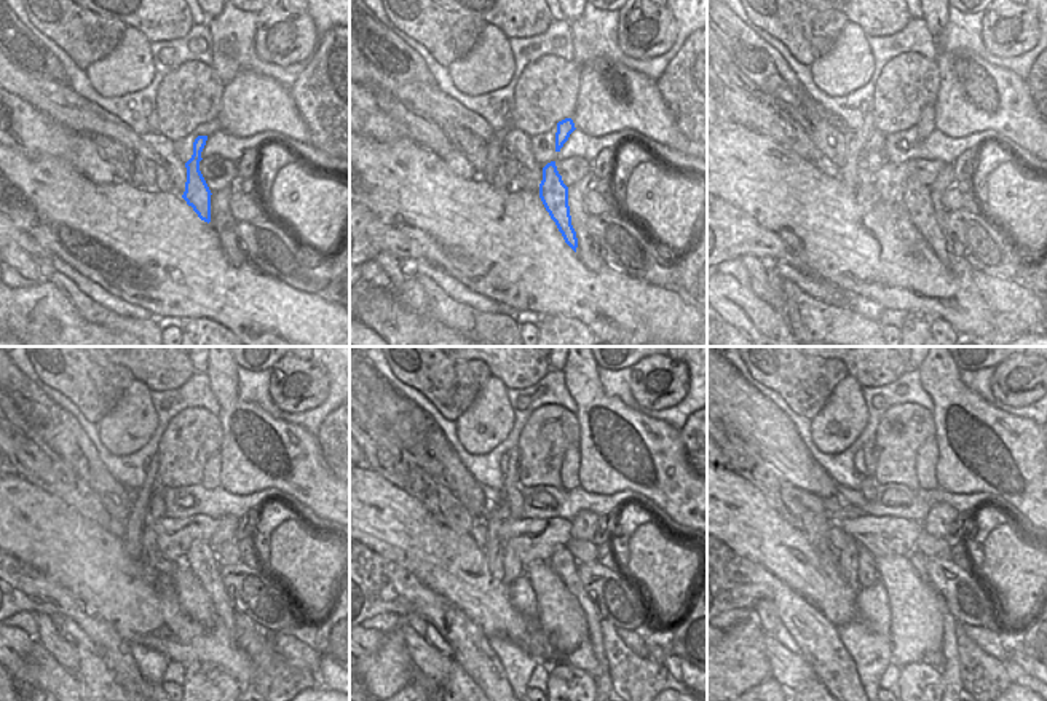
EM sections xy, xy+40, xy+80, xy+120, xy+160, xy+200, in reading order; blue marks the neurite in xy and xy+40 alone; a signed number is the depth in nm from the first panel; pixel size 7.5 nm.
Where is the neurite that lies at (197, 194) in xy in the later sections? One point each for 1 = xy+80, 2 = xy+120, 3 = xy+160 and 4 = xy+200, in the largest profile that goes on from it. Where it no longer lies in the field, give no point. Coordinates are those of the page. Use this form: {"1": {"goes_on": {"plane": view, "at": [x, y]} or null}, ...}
{"1": {"goes_on": {"plane": "xy+80", "at": [916, 200]}}, "2": {"goes_on": {"plane": "xy+120", "at": [201, 558]}}, "3": {"goes_on": {"plane": "xy+160", "at": [562, 561]}}, "4": {"goes_on": {"plane": "xy+200", "at": [952, 668]}}}

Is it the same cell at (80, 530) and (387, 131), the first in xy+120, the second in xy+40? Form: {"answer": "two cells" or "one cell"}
{"answer": "two cells"}

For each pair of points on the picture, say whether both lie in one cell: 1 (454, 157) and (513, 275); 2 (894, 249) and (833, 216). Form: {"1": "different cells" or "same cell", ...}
{"1": "different cells", "2": "same cell"}

